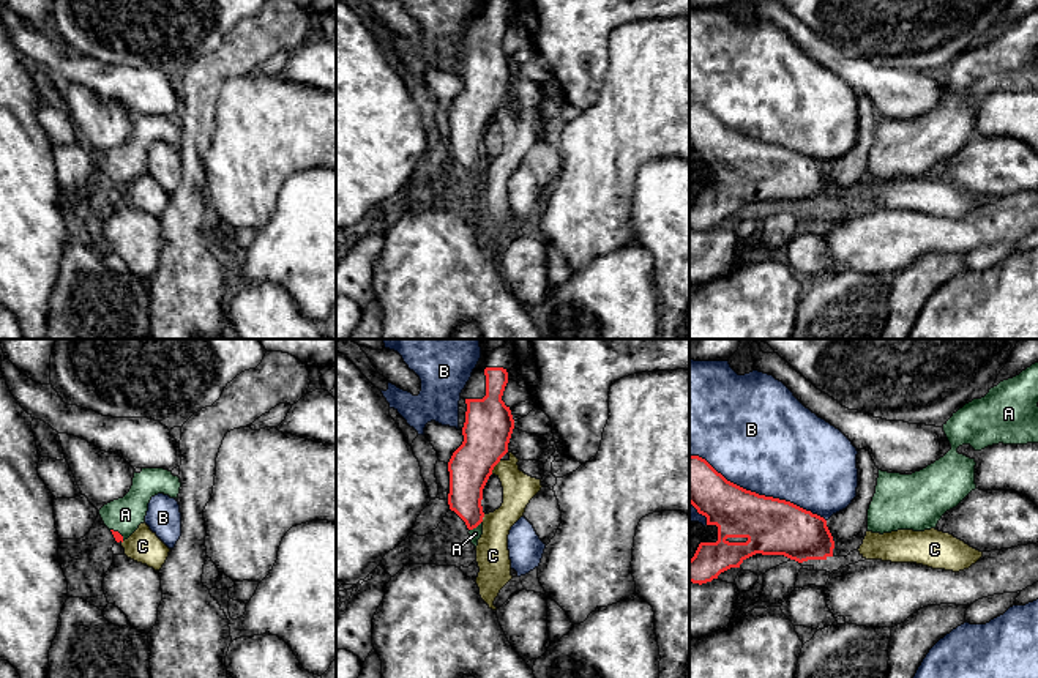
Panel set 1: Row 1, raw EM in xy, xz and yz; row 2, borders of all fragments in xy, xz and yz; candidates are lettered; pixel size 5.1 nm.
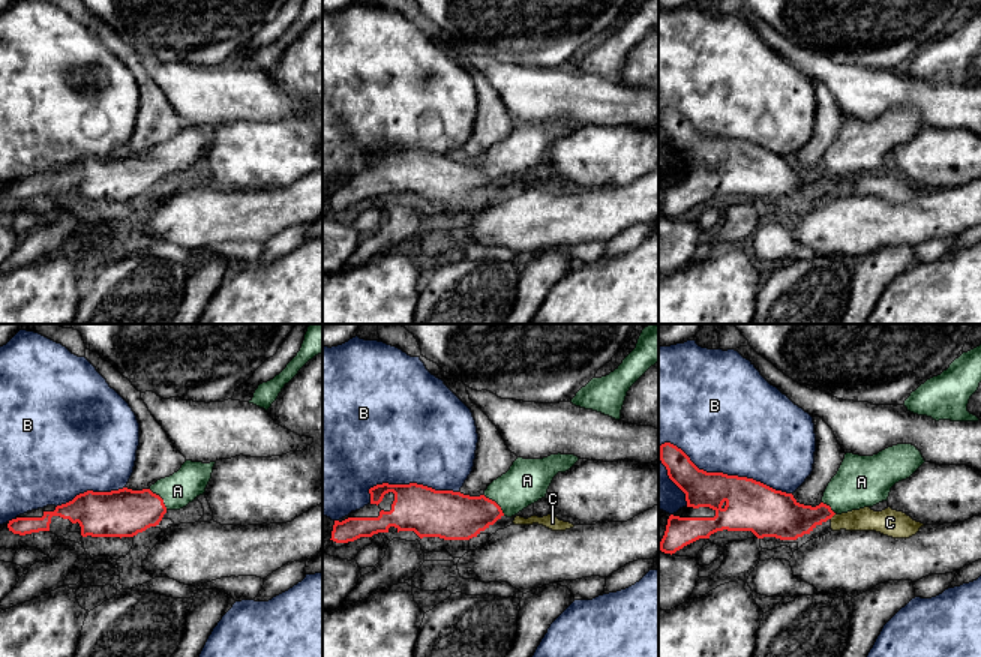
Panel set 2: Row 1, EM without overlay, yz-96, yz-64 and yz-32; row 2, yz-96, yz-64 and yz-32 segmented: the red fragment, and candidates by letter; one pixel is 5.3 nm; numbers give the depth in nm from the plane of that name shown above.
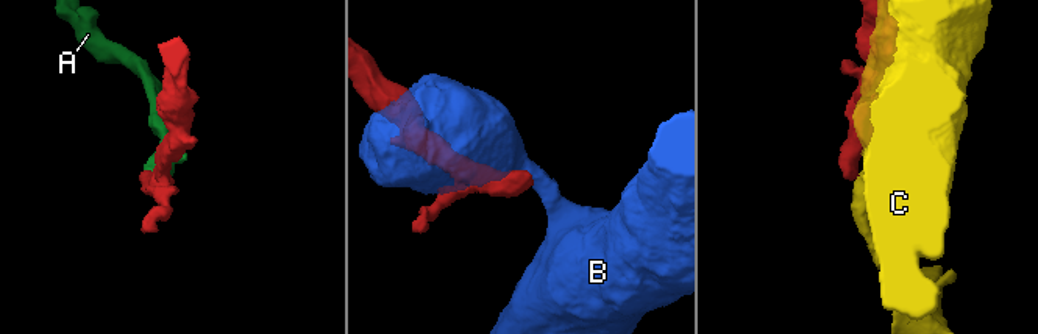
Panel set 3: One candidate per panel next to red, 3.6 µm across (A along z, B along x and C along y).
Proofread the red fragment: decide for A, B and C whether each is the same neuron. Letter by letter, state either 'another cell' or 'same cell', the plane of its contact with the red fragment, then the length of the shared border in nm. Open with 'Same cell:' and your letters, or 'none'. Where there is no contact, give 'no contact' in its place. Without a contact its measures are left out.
Same cell: A
A: same cell; contact in xz; length 80 nm
B: another cell; contact in yz; length 750 nm
C: another cell; contact in xz; length 90 nm

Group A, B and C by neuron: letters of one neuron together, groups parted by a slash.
A / B / C

